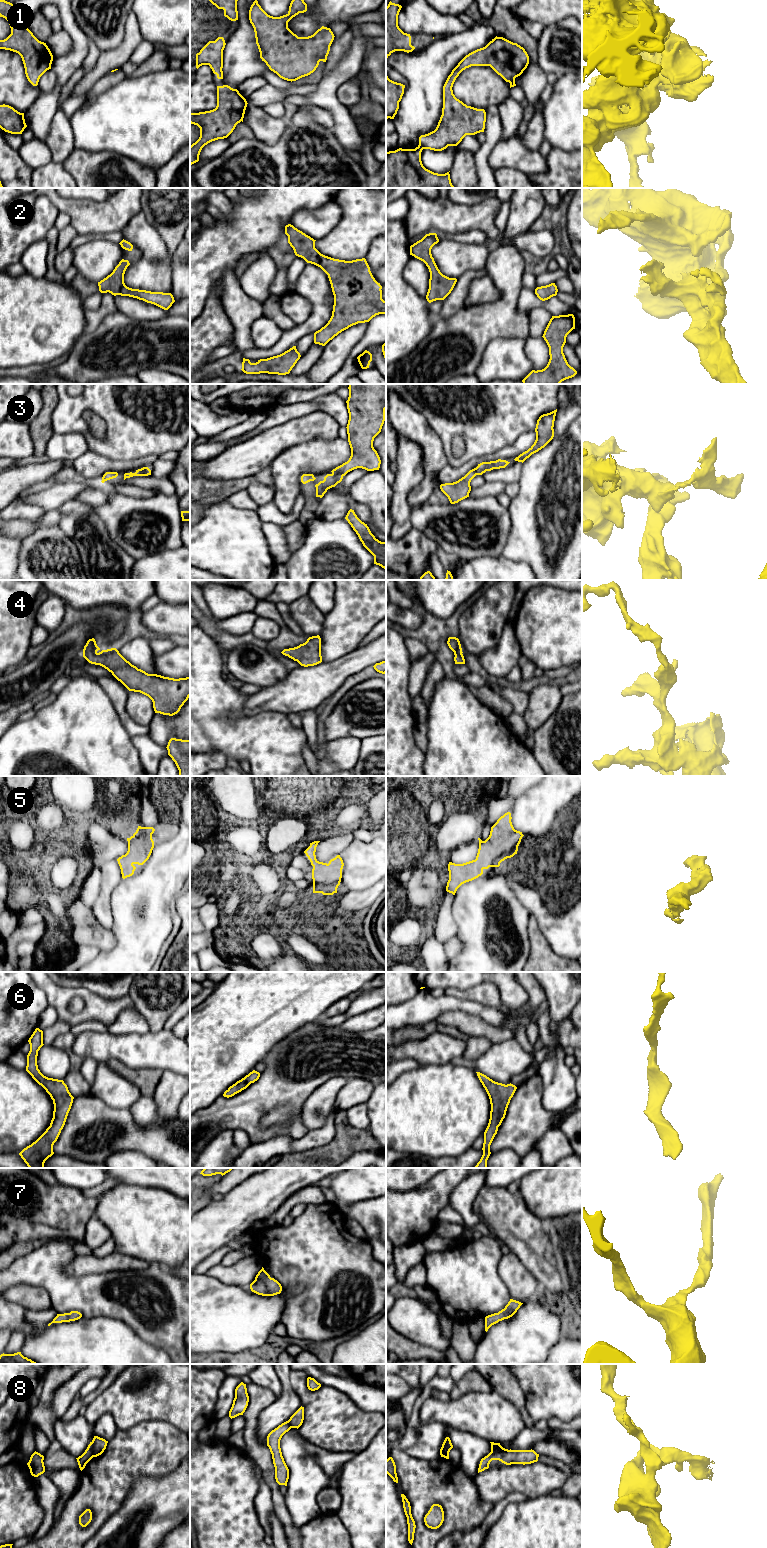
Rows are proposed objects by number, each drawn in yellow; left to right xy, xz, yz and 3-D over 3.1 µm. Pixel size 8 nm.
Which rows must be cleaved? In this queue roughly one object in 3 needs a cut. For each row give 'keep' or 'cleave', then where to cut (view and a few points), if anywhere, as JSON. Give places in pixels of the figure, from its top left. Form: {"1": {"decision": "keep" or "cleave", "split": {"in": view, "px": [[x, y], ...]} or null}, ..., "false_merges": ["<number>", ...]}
{"1": {"decision": "keep", "split": null}, "2": {"decision": "keep", "split": null}, "3": {"decision": "keep", "split": null}, "4": {"decision": "keep", "split": null}, "5": {"decision": "keep", "split": null}, "6": {"decision": "keep", "split": null}, "7": {"decision": "keep", "split": null}, "8": {"decision": "cleave", "split": {"in": "xy", "px": [[93, 1440], [92, 1456]]}}, "false_merges": ["8"]}

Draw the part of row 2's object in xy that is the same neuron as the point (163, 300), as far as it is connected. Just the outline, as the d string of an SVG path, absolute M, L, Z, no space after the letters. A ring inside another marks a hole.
M122 259L110 275L98 282L99 291L101 293L109 292L114 296L121 295L137 298L168 310L175 302L171 293L132 289L125 285L124 274L129 265L128 260Z

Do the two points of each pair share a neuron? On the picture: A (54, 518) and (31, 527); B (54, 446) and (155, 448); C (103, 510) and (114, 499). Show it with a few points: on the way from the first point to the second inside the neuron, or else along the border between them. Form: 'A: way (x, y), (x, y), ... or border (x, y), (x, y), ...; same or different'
A: way (48, 520), (37, 525); same
B: border (68, 433), (80, 433), (84, 437), (89, 449); different
C: way (106, 507), (111, 502); same

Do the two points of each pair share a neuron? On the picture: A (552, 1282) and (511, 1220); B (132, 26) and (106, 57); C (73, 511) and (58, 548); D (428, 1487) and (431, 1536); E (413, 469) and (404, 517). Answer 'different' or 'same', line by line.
A: same
B: same
C: different
D: same
E: same

